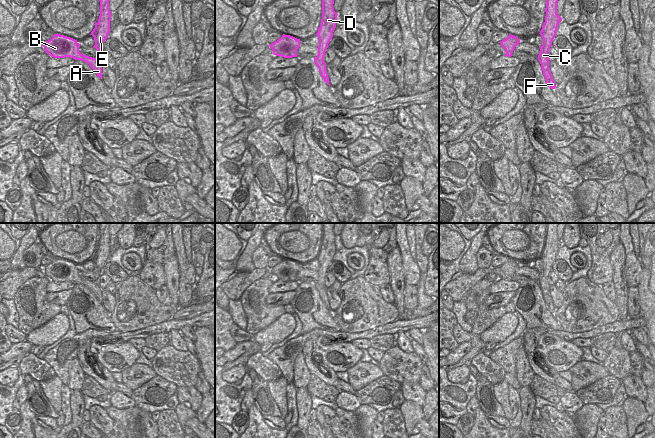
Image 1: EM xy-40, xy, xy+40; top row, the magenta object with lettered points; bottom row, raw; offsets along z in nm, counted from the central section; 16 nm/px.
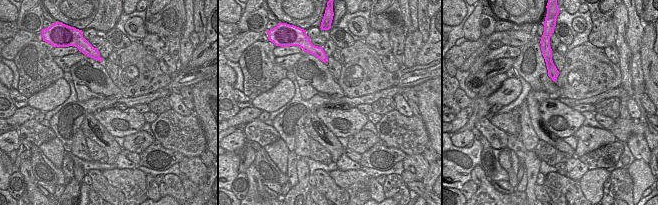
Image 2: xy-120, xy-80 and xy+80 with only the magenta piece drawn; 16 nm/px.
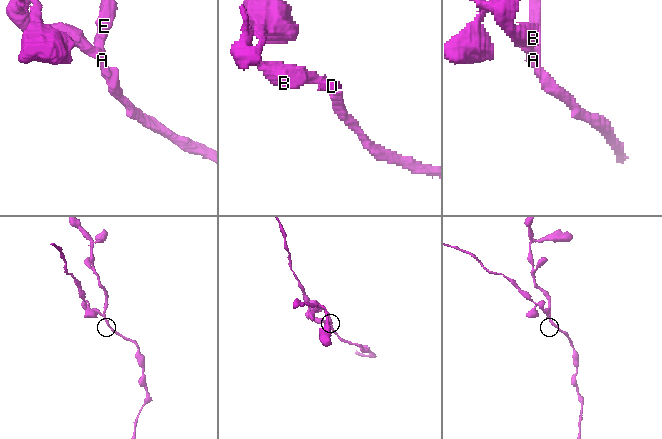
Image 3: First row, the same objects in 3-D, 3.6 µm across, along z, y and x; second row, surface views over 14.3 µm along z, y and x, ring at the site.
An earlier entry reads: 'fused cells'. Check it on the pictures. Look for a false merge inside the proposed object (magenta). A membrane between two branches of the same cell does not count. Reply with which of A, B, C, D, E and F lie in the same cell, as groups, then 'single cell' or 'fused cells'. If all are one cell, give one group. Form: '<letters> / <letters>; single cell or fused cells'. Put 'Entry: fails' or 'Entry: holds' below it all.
A B F / C D E; fused cells
Entry: holds

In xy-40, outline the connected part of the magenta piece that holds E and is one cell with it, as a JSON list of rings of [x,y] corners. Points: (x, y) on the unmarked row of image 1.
[[[99,223],[100,225],[100,240],[98,245],[95,245],[95,252],[91,256],[91,259],[94,261],[95,269],[99,277],[102,273],[104,265],[108,262],[110,256],[110,245],[112,237],[109,234],[109,225],[110,223]]]

